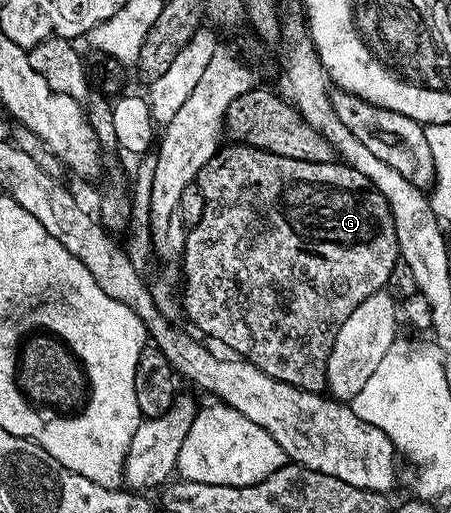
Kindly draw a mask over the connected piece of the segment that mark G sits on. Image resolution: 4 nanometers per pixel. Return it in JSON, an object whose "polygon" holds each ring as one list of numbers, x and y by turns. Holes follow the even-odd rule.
{"polygon":[[241,143,219,148,196,184,204,195,204,215,200,223,189,226,180,262,186,280,186,290,180,293,184,317,186,313,200,332,227,345,231,354,252,362,272,379,322,393,336,331,368,295,385,290,388,275,400,260,388,199,348,164,288,159],[206,285,222,301,206,305]]}

